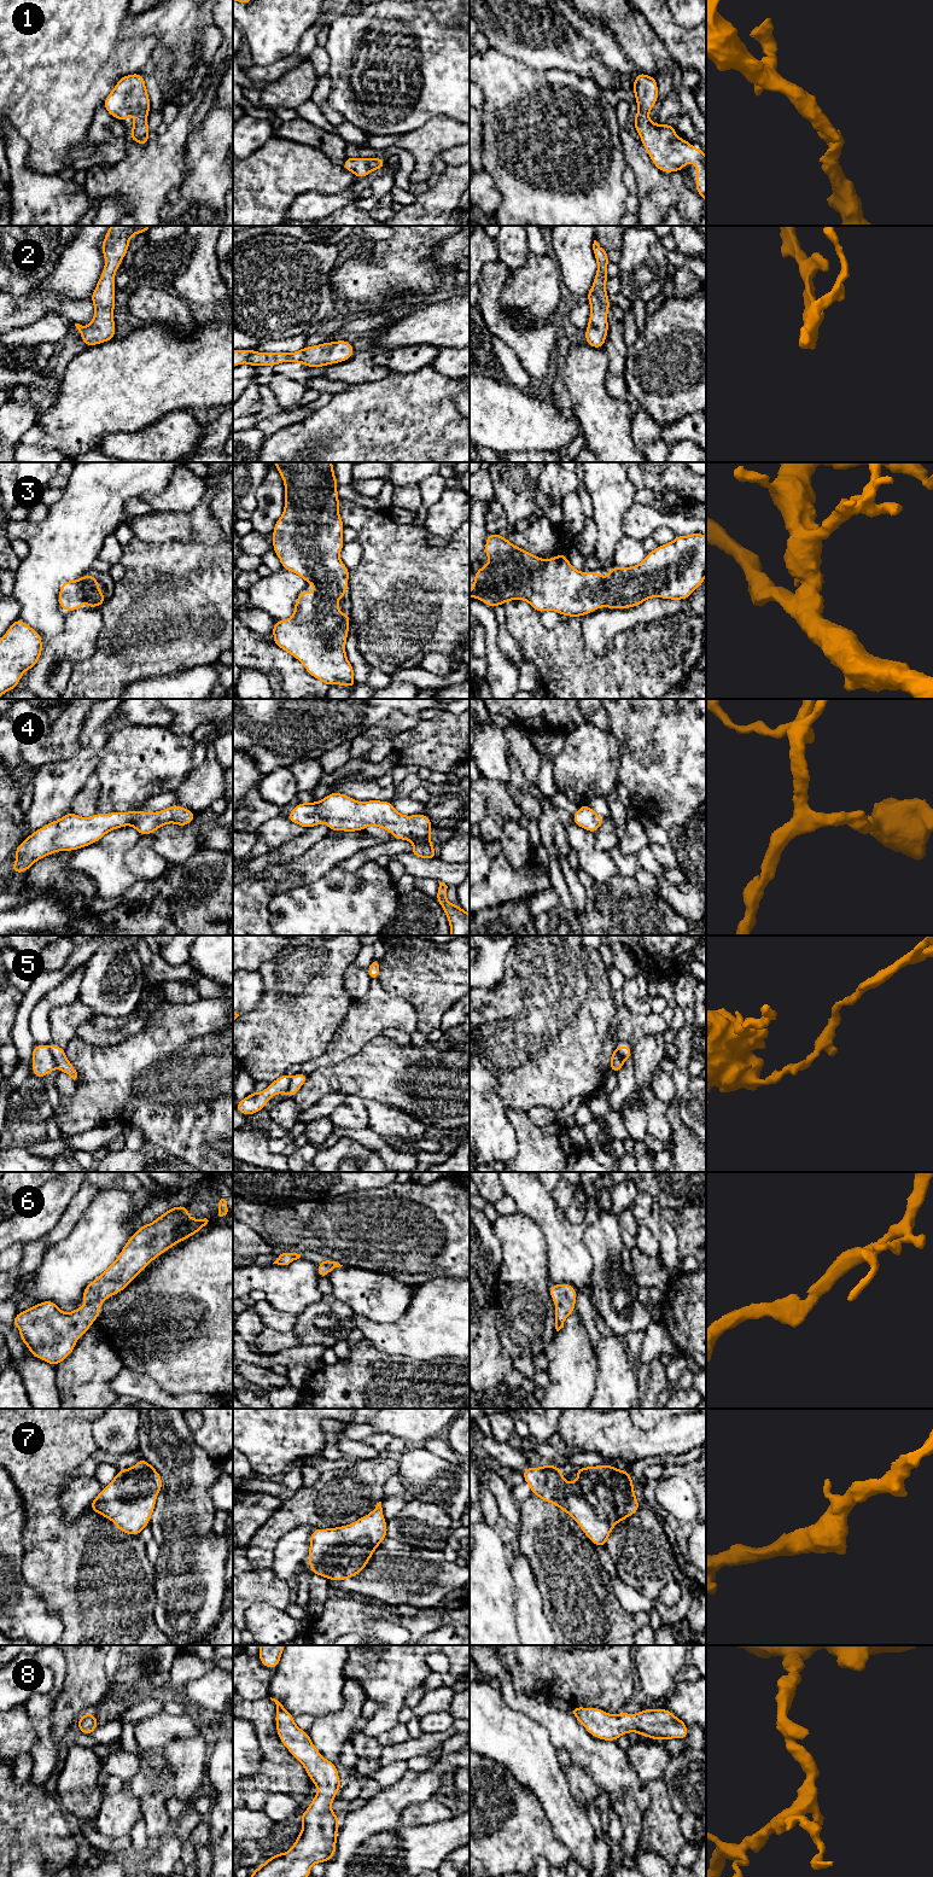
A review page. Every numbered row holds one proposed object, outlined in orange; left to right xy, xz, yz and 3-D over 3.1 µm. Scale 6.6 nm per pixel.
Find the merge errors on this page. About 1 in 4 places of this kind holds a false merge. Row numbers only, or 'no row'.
5

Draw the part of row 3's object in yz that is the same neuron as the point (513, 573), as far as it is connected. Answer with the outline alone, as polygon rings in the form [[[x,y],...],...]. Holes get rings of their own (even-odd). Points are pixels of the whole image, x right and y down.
[[[700,532],[677,535],[672,542],[647,553],[636,566],[613,565],[605,579],[596,571],[587,575],[577,571],[564,553],[546,561],[515,547],[498,534],[488,534],[484,553],[489,565],[476,571],[470,598],[482,600],[491,608],[509,600],[525,600],[537,613],[552,610],[567,617],[582,617],[601,607],[631,608],[653,598],[684,600],[705,583],[706,575],[706,536]]]

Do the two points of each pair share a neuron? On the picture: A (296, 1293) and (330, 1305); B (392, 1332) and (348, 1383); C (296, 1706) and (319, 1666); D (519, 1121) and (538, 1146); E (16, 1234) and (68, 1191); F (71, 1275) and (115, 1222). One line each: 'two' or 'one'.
A: two
B: two
C: one
D: one
E: one
F: one

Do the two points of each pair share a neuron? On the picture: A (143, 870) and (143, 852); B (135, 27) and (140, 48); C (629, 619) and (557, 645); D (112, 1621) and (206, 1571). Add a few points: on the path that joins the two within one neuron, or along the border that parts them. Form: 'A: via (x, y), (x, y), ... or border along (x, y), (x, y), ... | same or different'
A: via (143, 866), (143, 857) | same
B: border along (127, 16), (126, 38), (155, 36), (159, 46) | different
C: border along (581, 617), (583, 643), (593, 653), (604, 654) | different
D: border along (153, 1571), (153, 1620), (157, 1626) | different

